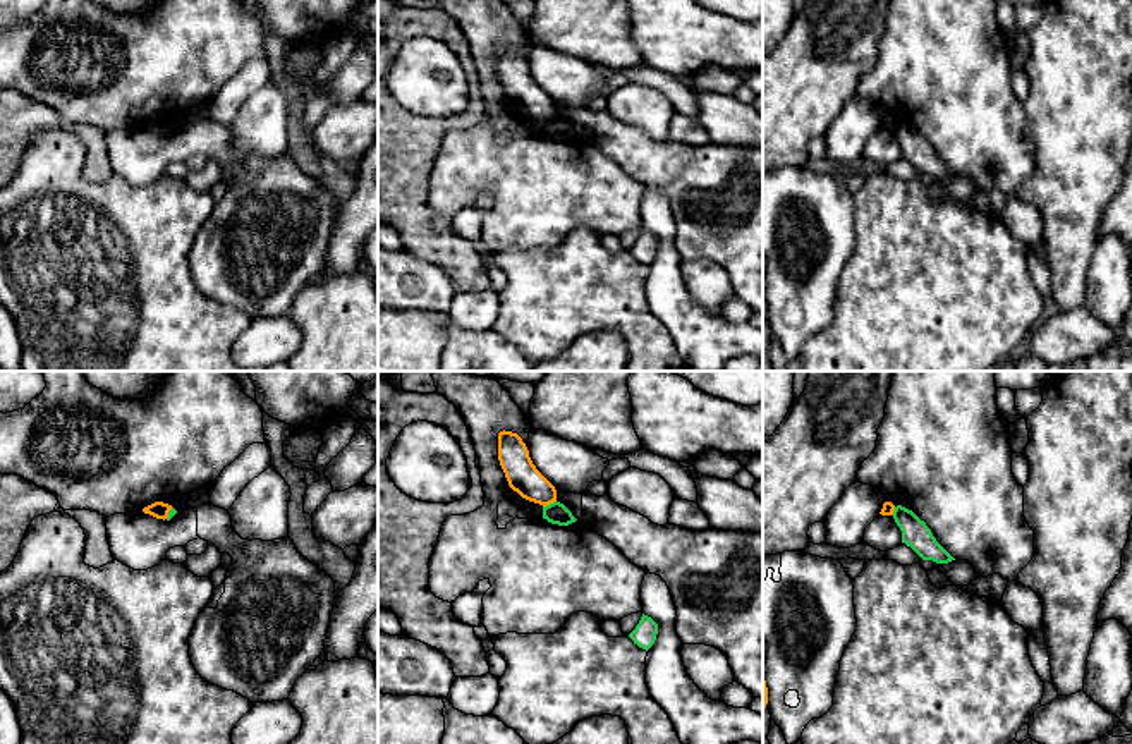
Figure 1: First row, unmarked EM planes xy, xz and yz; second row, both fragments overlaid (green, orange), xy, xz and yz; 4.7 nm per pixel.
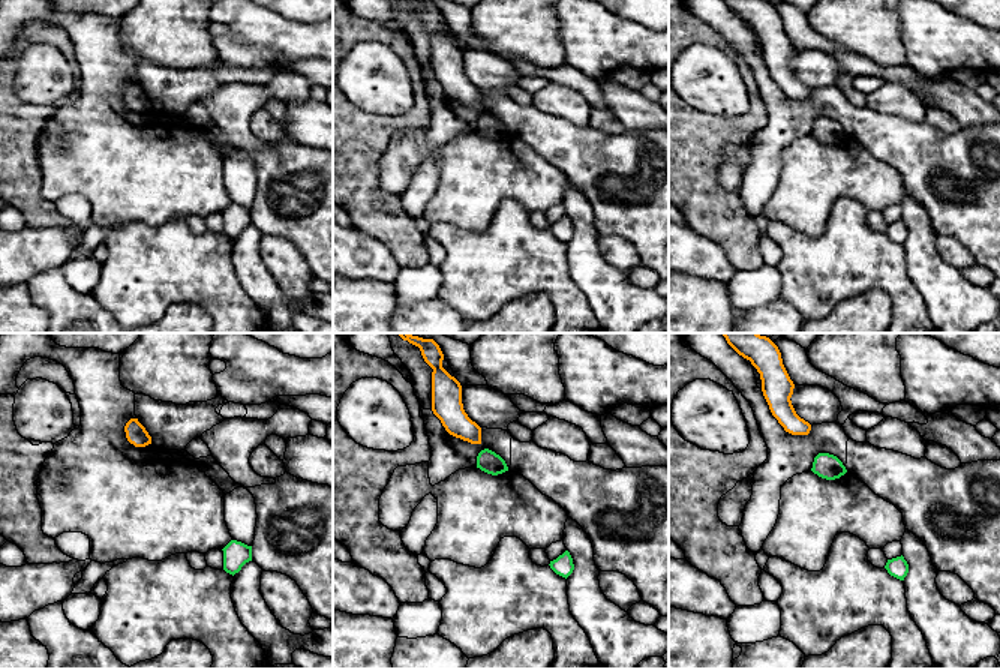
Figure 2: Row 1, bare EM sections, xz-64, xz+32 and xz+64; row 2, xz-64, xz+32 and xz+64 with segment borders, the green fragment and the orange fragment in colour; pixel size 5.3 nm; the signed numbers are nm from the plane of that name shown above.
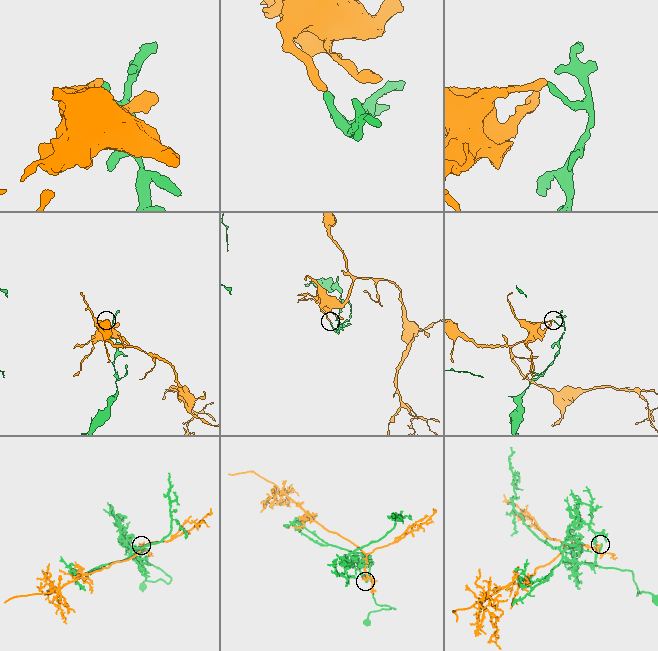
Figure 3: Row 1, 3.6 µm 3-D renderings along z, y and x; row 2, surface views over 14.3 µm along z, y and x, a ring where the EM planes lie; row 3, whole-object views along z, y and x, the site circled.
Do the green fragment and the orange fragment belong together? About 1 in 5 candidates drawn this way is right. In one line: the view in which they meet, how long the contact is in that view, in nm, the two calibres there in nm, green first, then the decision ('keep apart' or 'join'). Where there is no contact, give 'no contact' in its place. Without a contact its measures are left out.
xz | 70 nm | 100/150 nm | keep apart

